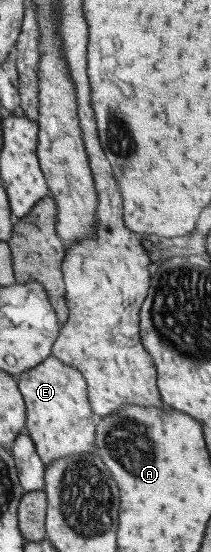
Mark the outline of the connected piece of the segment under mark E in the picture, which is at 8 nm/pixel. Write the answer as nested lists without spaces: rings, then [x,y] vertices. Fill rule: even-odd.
[[[49,355],[38,365],[23,371],[16,378],[16,385],[24,401],[24,418],[26,419],[24,430],[29,434],[35,446],[35,452],[43,462],[43,467],[63,456],[93,452],[97,419],[91,411],[89,401],[87,401],[85,381],[83,381],[83,377],[81,377],[81,373],[77,369],[64,365],[57,358]]]

